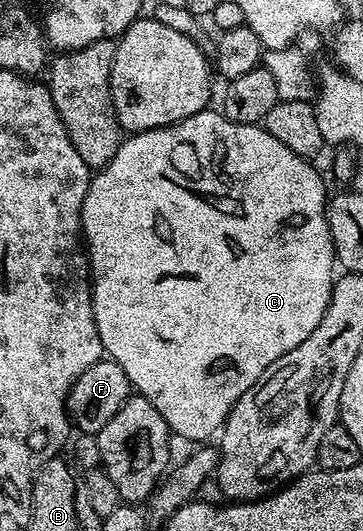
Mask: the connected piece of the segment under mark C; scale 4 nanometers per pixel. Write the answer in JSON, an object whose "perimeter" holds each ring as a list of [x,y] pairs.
{"perimeter":[[[205,111],[194,115],[190,119],[180,121],[176,125],[167,125],[161,129],[151,129],[145,133],[134,133],[127,139],[121,140],[114,159],[110,159],[107,167],[99,170],[89,180],[86,199],[82,203],[82,211],[80,212],[80,227],[83,240],[86,242],[86,256],[90,262],[94,323],[98,327],[98,335],[102,339],[104,352],[111,360],[118,363],[118,367],[122,367],[122,371],[126,371],[126,379],[130,379],[133,390],[154,406],[158,411],[158,415],[162,415],[162,419],[168,425],[169,430],[175,436],[177,433],[178,436],[185,437],[188,441],[196,441],[192,443],[207,442],[204,441],[207,437],[215,438],[220,430],[224,428],[224,421],[230,415],[234,403],[238,403],[238,399],[242,399],[242,395],[246,395],[246,391],[250,391],[250,387],[254,387],[254,383],[258,383],[258,379],[262,379],[266,367],[270,367],[278,359],[282,359],[282,355],[294,351],[294,347],[298,347],[298,343],[302,343],[302,339],[307,339],[310,331],[314,331],[314,327],[318,327],[318,323],[322,323],[322,315],[326,315],[326,307],[330,303],[330,295],[332,294],[332,282],[334,280],[332,268],[335,270],[338,265],[336,252],[332,250],[332,236],[328,226],[328,202],[330,197],[329,194],[324,194],[324,181],[316,174],[316,169],[312,166],[315,164],[311,160],[294,155],[294,151],[290,151],[290,147],[286,147],[286,143],[278,143],[278,139],[274,139],[274,135],[270,135],[260,125],[234,123],[229,117],[225,117],[223,112],[212,112]]]}

